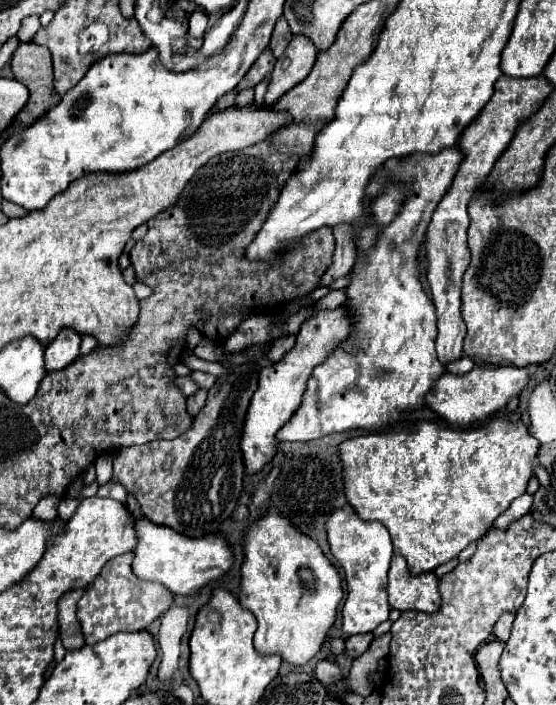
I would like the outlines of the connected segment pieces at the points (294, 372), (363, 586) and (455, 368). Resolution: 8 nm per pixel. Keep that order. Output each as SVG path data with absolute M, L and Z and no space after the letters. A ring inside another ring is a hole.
M336 307L334 311L320 311L302 323L300 333L296 335L296 345L284 355L284 359L260 371L258 391L254 393L254 399L248 407L246 423L242 429L242 459L246 463L248 475L262 471L262 467L274 459L278 451L276 433L280 427L284 427L284 423L290 421L290 415L294 415L298 403L302 403L308 377L312 375L314 367L326 361L330 351L350 335L350 331L352 325L348 311L342 311L342 307Z
M345 509L334 510L326 521L326 533L330 541L332 555L340 561L346 575L346 603L342 607L342 631L346 635L372 633L380 623L388 619L388 567L392 559L392 541L386 527L378 521L357 519L357 514L348 516Z
M462 357L460 361L454 361L454 363L450 363L450 367L446 367L446 371L454 373L454 375L462 375L472 369L474 369L474 361L470 357Z

